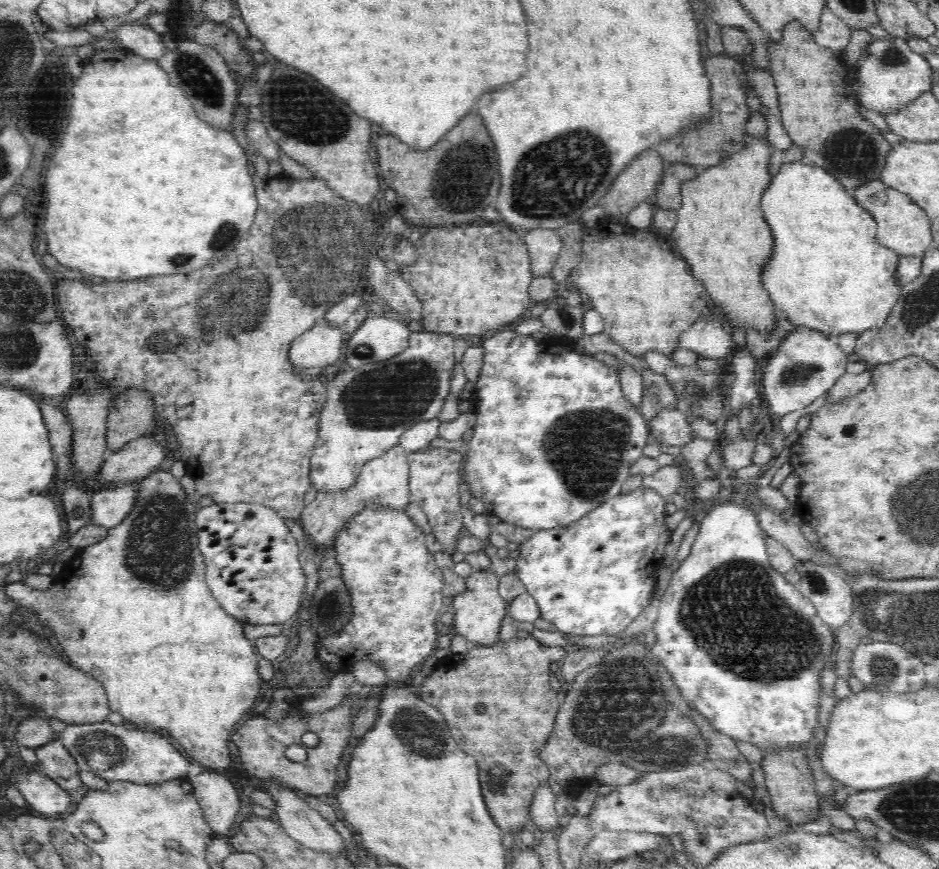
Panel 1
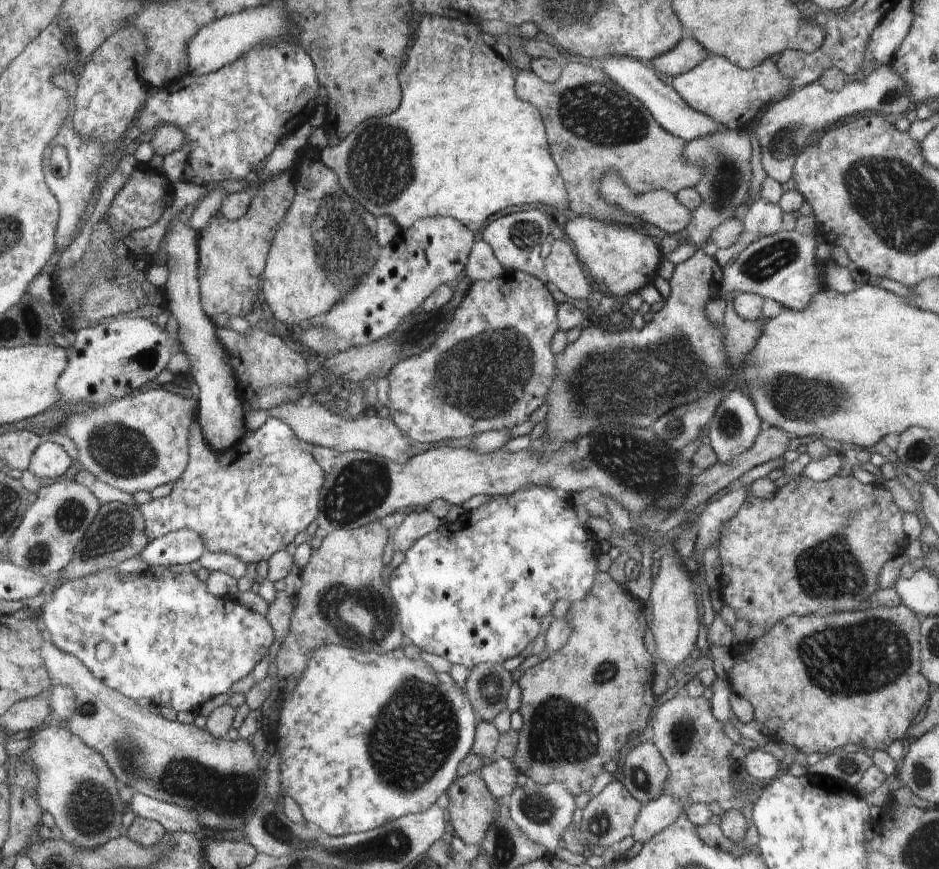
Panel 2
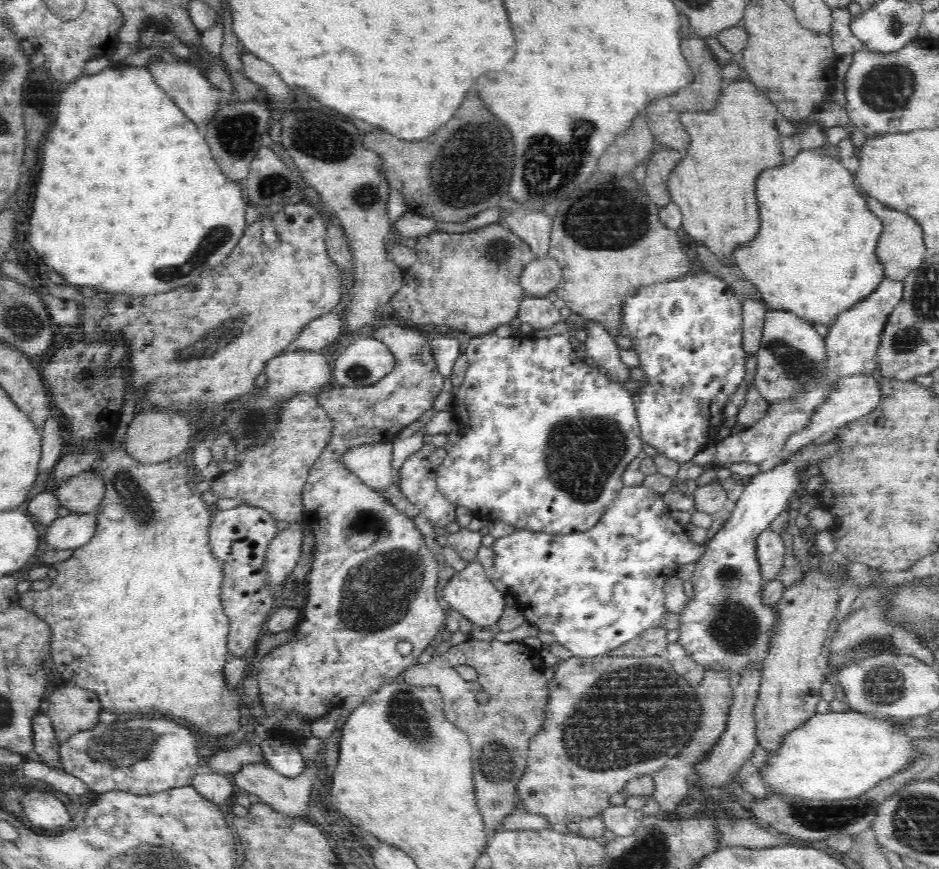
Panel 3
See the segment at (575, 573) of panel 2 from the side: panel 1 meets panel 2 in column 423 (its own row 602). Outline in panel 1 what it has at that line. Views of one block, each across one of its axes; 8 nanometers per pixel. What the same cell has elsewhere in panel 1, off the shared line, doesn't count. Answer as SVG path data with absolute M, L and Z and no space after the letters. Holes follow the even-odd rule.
M640 487L604 501L564 528L535 531L528 541L520 543L515 572L524 583L526 593L536 599L540 616L566 634L596 636L622 632L653 600L657 568L664 564L664 547L672 536L666 527L665 504L663 496Z

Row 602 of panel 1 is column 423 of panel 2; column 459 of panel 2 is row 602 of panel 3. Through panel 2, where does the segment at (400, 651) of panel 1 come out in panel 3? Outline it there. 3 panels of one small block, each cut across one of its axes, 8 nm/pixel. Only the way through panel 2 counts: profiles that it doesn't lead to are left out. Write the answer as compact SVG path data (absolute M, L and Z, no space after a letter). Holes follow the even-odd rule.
M386 323L382 328L376 329L374 332L375 339L381 339L386 346L389 346L390 352L396 359L394 368L390 374L381 378L374 386L366 386L366 388L334 388L330 392L322 390L316 392L318 403L324 407L326 415L332 419L334 423L334 432L332 438L325 446L326 450L322 452L318 460L312 464L310 474L307 476L307 481L303 493L303 505L305 506L304 521L309 530L314 534L314 550L312 550L312 566L306 576L306 589L308 589L308 598L304 602L304 606L300 608L301 617L294 627L294 638L288 640L282 646L274 647L259 664L258 674L258 688L260 704L262 704L262 712L264 716L272 716L277 710L294 711L302 720L310 722L315 721L317 718L328 714L333 708L341 706L344 698L347 696L358 695L367 697L372 693L376 693L382 685L388 684L390 681L399 680L401 675L412 664L416 664L416 660L424 648L432 646L432 640L438 640L440 635L440 628L445 621L445 612L440 607L440 598L438 598L438 582L440 582L440 565L437 563L437 553L433 552L430 547L425 543L425 537L417 529L413 517L398 511L389 501L386 501L379 491L362 482L358 475L353 474L352 471L345 465L344 457L351 448L358 446L374 444L374 443L392 443L398 434L407 426L416 422L425 412L433 408L433 402L436 401L437 396L443 391L444 375L440 374L436 367L436 361L433 357L432 349L429 339L424 334L412 329L407 324L403 323ZM400 642L410 642L414 646L412 654L408 656L400 656L396 646Z

